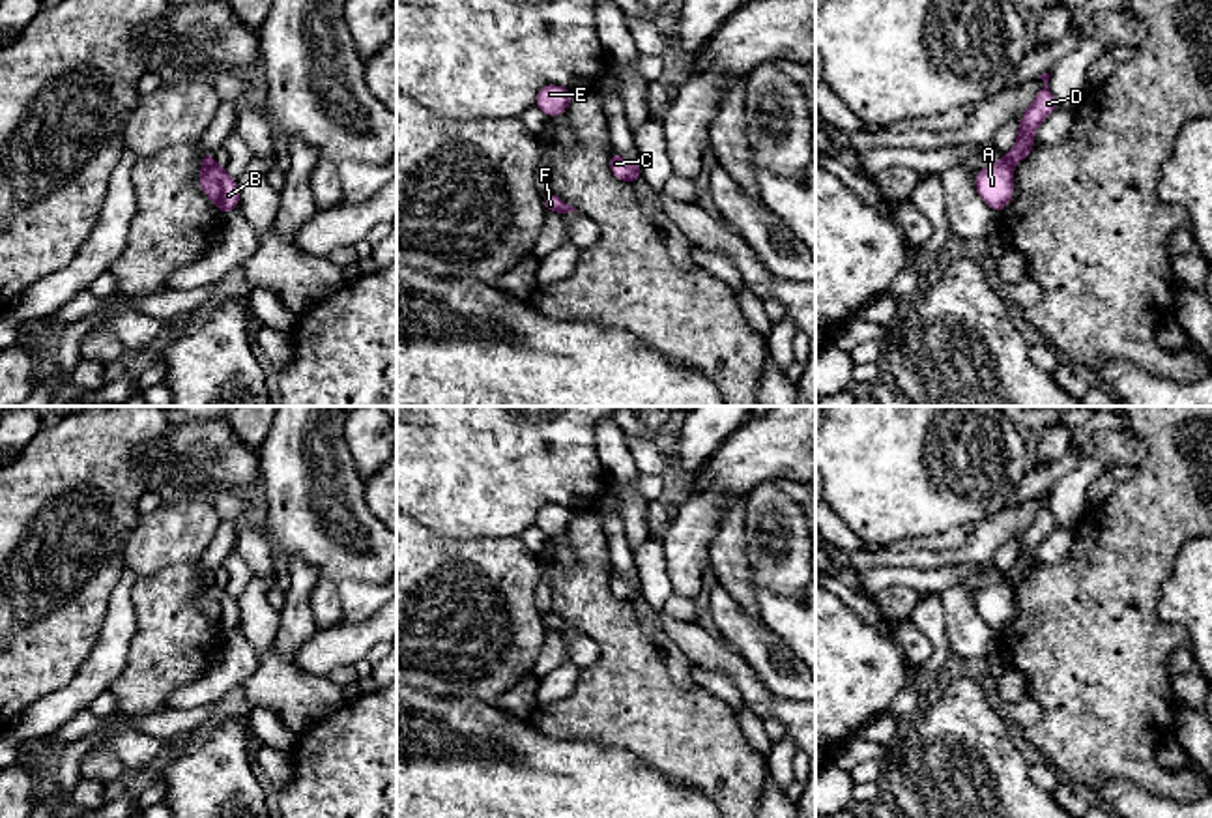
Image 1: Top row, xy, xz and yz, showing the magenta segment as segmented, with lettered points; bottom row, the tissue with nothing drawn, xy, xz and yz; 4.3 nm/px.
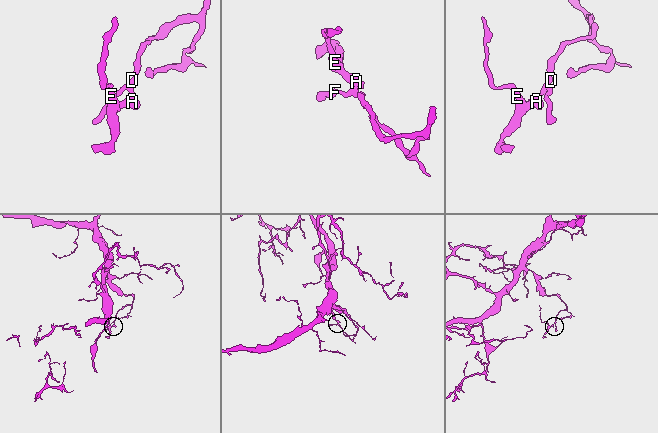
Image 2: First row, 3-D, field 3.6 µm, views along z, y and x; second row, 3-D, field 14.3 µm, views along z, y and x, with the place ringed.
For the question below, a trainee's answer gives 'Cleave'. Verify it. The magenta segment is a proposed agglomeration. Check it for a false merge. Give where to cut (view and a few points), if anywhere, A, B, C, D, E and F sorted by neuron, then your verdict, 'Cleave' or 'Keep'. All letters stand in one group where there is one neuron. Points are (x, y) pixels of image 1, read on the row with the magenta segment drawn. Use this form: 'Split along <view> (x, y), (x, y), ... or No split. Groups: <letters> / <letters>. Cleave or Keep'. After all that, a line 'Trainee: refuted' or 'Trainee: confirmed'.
Split along yz (1003, 158), (1010, 165). Groups: A B C E / D F. Cleave
Trainee: confirmed

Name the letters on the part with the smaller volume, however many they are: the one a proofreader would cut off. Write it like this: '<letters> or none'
A, B, C, E

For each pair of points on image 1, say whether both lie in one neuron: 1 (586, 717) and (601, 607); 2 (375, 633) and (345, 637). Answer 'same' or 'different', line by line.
1: same
2: same

